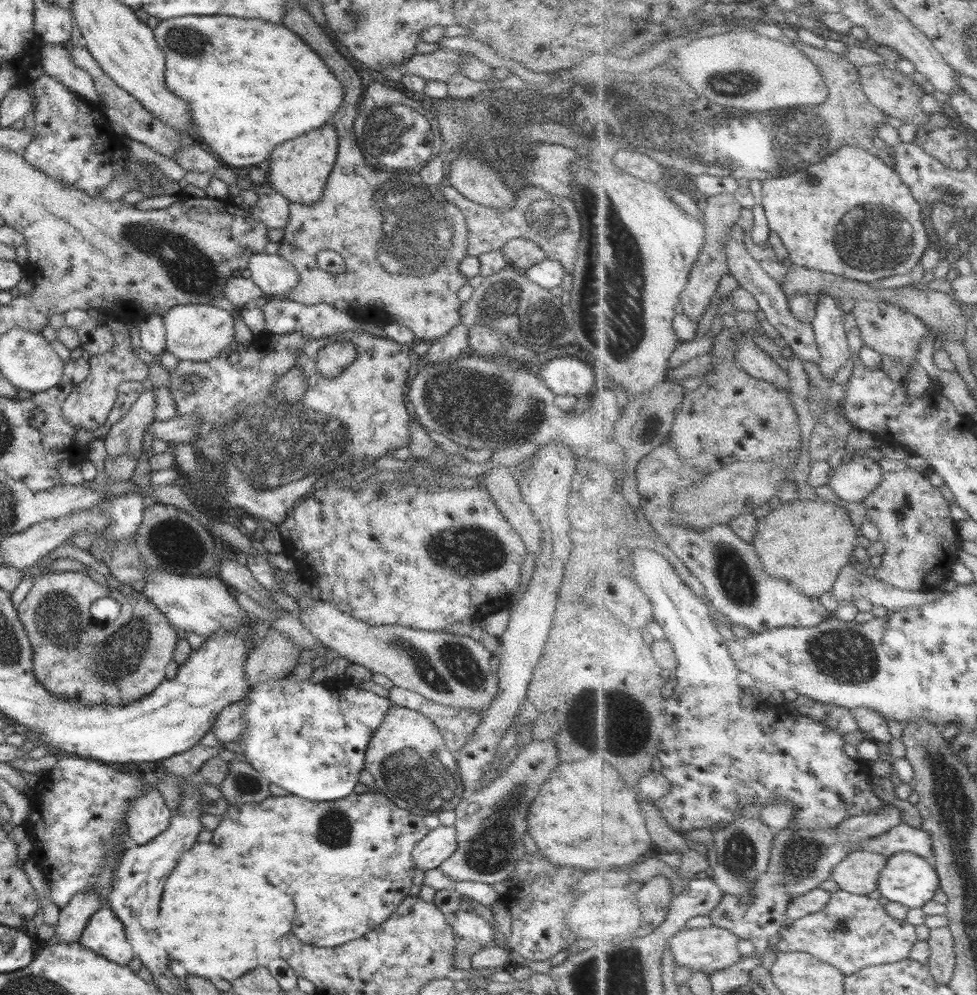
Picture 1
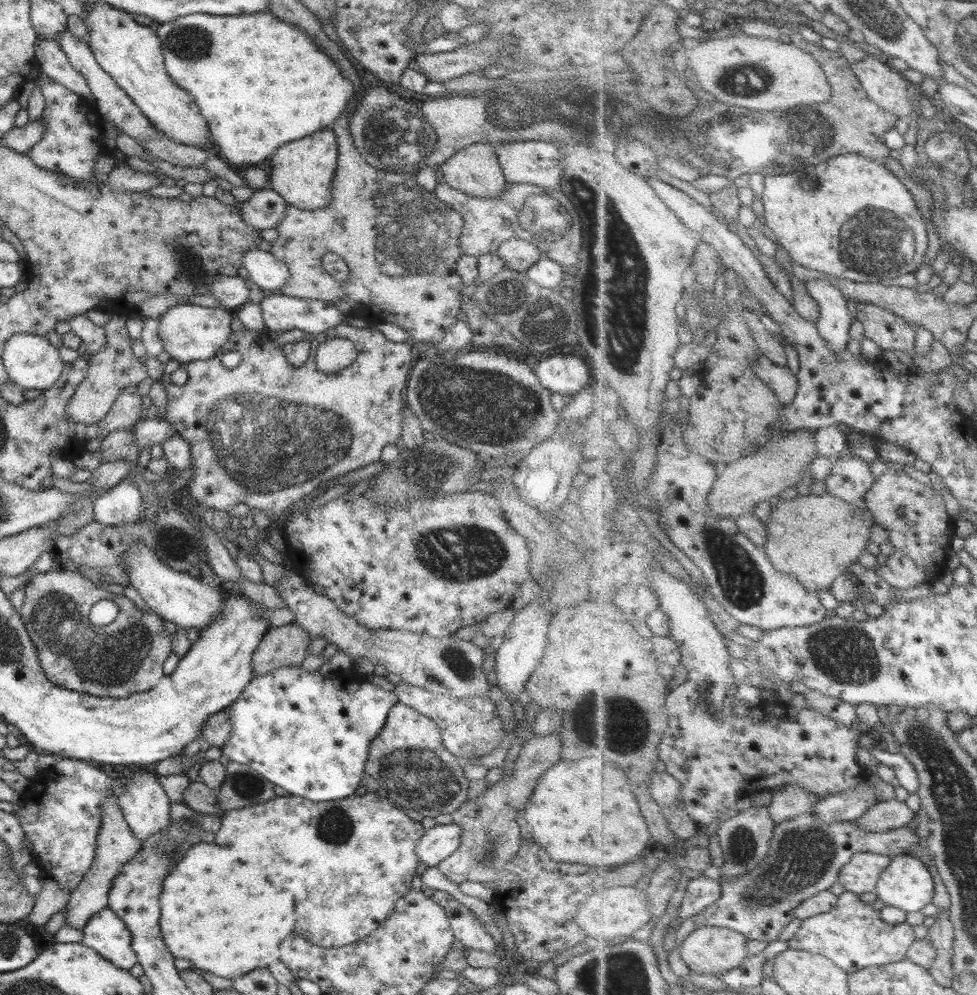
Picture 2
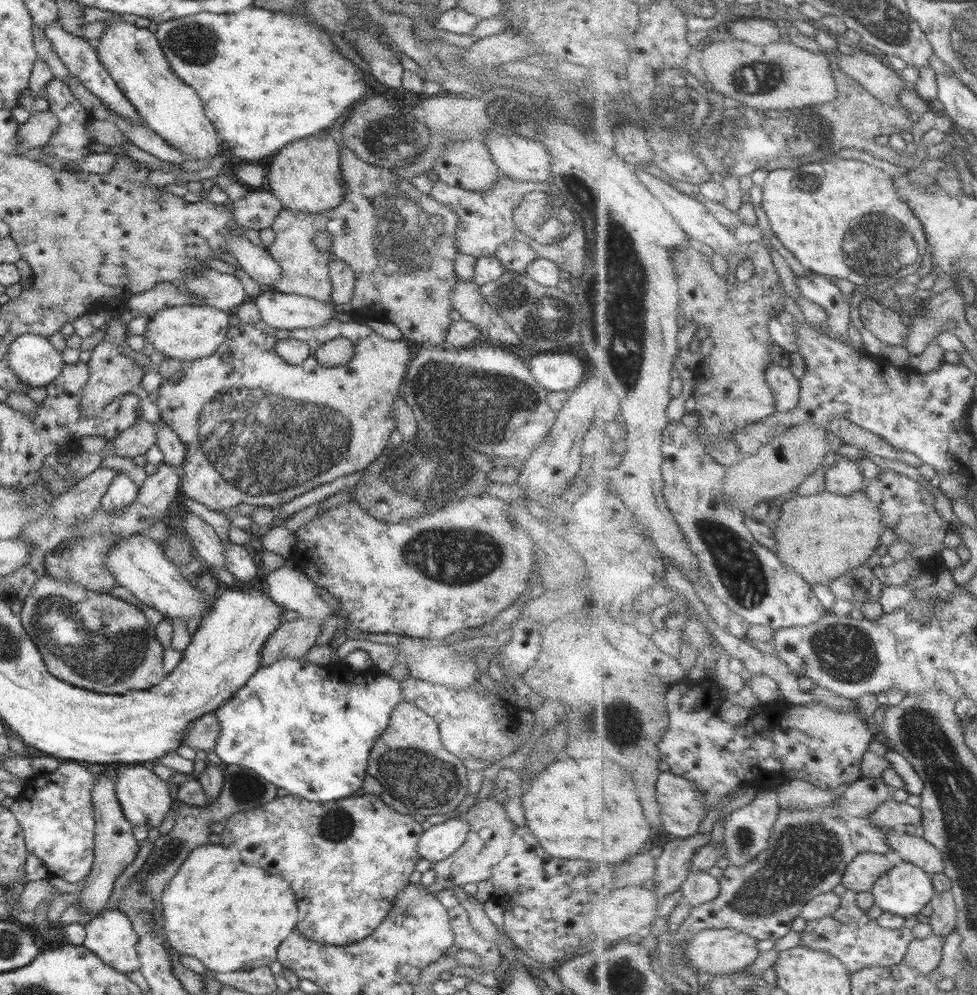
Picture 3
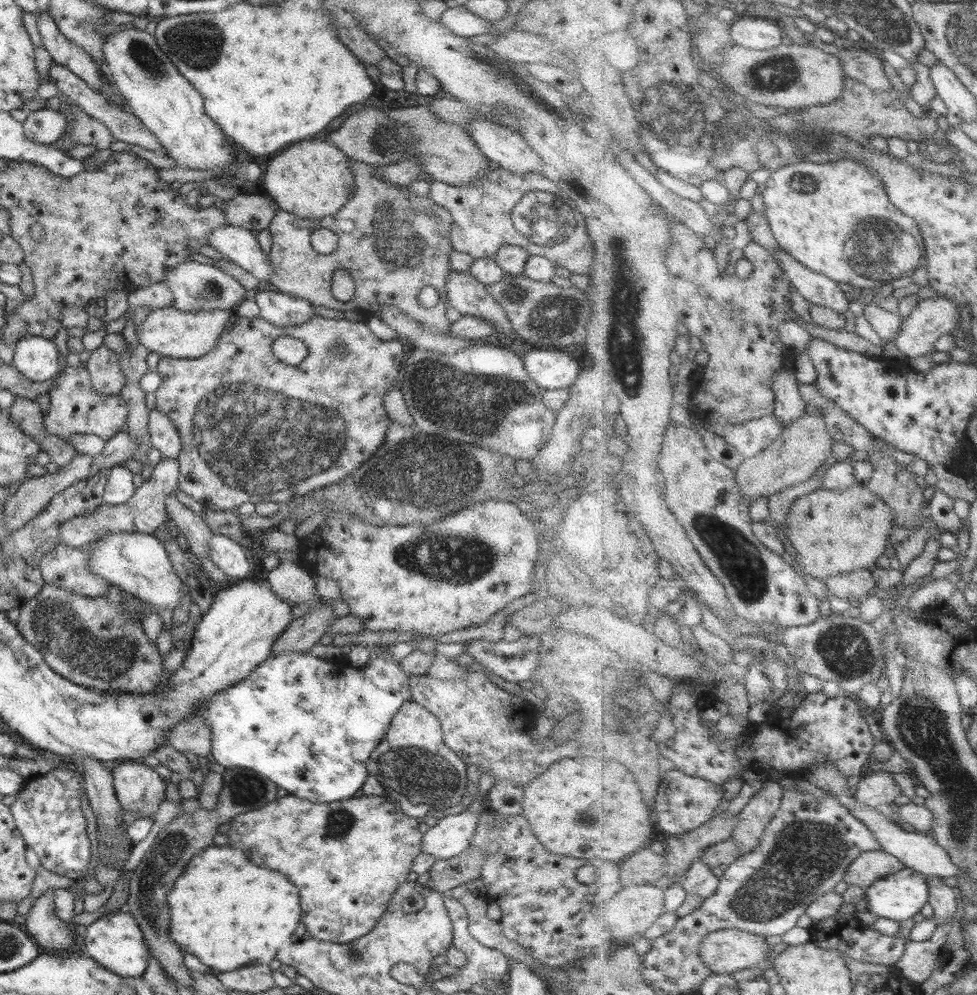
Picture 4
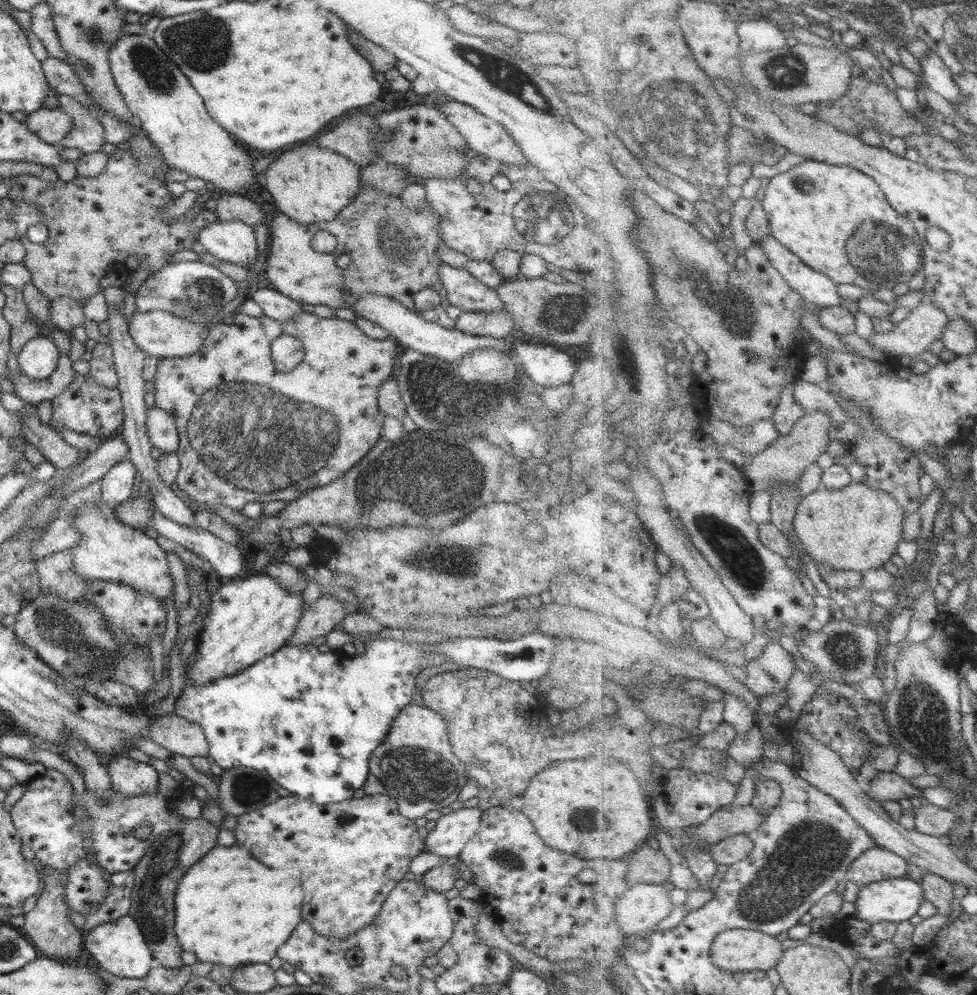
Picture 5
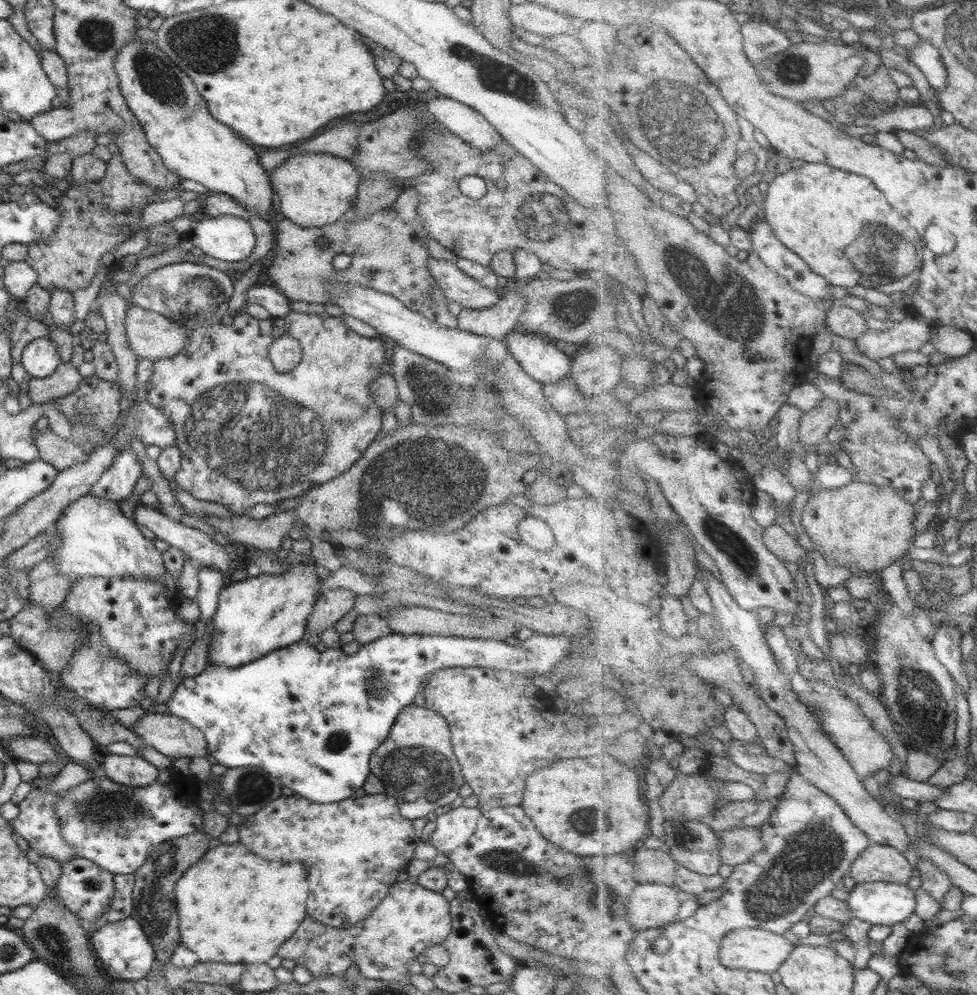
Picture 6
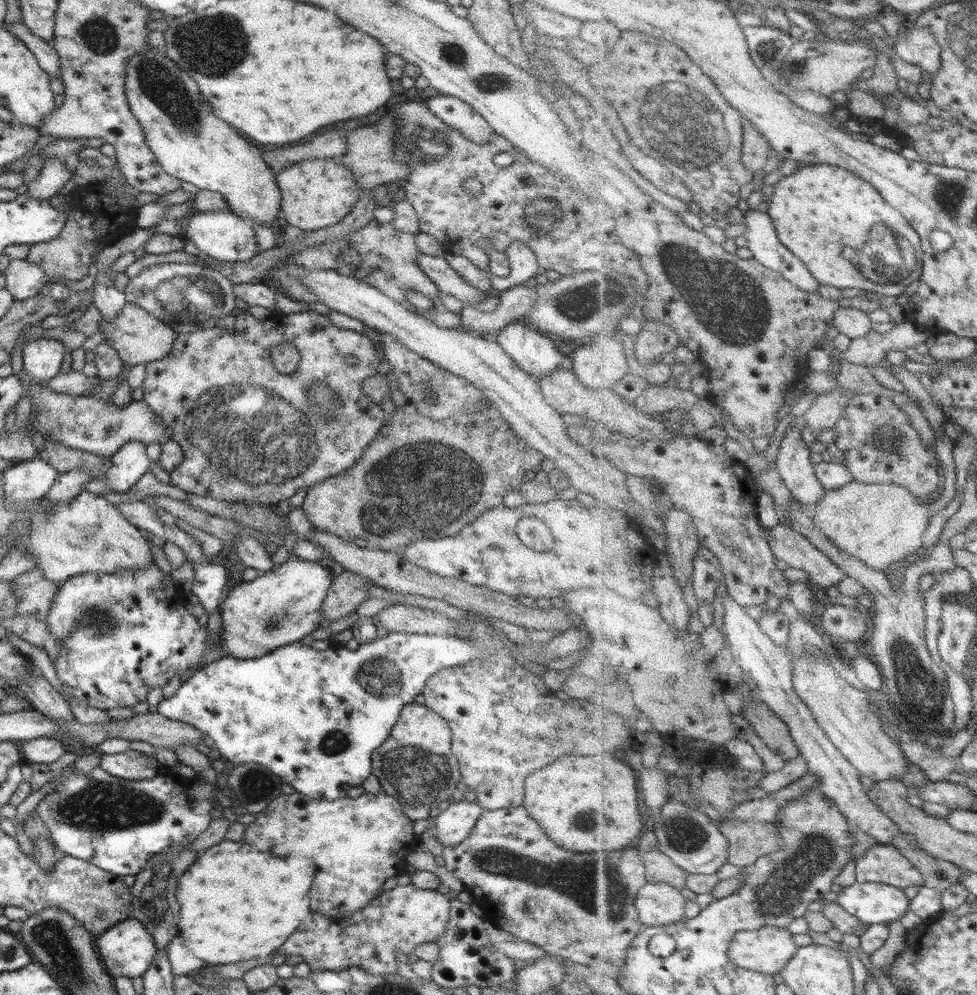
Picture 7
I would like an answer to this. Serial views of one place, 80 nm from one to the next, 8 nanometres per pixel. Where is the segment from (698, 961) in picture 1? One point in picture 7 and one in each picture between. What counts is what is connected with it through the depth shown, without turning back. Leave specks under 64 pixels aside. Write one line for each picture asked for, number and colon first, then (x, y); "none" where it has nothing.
2: (713, 950)
3: (725, 952)
4: (727, 951)
5: (736, 950)
6: (761, 950)
7: (770, 950)

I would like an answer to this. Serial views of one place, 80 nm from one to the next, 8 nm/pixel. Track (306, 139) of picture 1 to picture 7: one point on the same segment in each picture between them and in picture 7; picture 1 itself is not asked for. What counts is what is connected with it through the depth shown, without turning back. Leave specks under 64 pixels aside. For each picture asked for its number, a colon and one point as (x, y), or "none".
2: (303, 170)
3: (306, 177)
4: (312, 179)
5: (309, 184)
6: (313, 189)
7: (318, 193)

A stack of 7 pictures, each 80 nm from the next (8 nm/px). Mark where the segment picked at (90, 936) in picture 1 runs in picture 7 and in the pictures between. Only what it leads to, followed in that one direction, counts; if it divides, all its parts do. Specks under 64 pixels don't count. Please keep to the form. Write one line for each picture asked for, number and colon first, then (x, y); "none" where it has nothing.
2: (106, 933)
3: (110, 935)
4: (116, 942)
5: (119, 946)
6: (123, 947)
7: (128, 949)

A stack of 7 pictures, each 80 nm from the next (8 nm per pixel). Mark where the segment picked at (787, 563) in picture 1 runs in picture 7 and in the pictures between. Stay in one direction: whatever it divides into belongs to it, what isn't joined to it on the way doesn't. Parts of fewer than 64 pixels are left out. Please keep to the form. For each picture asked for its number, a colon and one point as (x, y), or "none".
2: (818, 538)
3: (823, 536)
4: (838, 531)
5: (859, 527)
6: (871, 526)
7: (881, 524)

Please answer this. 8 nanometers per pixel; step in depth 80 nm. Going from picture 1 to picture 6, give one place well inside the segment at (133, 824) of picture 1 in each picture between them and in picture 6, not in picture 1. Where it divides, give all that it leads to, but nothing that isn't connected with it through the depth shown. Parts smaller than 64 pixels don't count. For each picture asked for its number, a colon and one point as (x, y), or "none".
2: (145, 805)
3: (144, 798)
4: (139, 788)
5: (128, 777)
6: (134, 771)

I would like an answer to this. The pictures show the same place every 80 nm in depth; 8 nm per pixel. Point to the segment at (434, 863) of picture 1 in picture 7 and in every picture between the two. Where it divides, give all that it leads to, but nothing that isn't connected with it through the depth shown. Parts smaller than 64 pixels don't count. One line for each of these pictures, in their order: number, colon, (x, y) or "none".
2: (441, 841)
3: (437, 843)
4: (451, 835)
5: (453, 831)
6: (454, 828)
7: (454, 824)

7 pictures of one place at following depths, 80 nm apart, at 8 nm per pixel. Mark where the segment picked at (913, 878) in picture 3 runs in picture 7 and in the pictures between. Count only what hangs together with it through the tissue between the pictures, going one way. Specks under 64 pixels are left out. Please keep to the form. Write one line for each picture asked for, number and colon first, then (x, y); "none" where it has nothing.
4: (900, 897)
5: (897, 900)
6: (881, 903)
7: (873, 902)

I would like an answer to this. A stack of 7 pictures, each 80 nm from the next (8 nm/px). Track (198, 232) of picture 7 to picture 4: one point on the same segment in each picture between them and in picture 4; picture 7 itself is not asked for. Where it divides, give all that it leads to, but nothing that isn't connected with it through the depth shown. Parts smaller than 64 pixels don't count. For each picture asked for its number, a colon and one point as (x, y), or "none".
4: (239, 245)
5: (234, 241)
6: (230, 238)

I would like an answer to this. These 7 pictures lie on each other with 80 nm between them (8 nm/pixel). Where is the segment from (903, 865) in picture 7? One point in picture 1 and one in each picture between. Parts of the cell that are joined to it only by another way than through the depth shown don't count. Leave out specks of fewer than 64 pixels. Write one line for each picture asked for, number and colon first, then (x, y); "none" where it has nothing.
1: (860, 873)
2: (862, 875)
3: (862, 875)
4: (873, 866)
5: (879, 864)
6: (880, 863)

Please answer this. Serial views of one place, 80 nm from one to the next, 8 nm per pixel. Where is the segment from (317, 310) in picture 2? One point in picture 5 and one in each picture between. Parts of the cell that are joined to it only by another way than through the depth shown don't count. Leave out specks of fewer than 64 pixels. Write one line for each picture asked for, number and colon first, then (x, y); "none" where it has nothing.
3: (282, 311)
4: (280, 309)
5: (275, 305)

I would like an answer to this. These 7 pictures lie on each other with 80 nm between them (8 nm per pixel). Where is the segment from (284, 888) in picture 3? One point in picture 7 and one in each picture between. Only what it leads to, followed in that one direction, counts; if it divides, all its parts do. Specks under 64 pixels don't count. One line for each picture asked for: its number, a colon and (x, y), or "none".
4: (249, 912)
5: (250, 911)
6: (234, 906)
7: (236, 904)

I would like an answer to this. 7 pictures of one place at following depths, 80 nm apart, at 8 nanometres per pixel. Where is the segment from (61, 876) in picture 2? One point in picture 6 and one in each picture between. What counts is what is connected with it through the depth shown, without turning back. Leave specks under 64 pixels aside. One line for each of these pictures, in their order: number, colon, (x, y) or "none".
3: (55, 812)
4: (47, 812)
5: (43, 818)
6: (36, 823)

